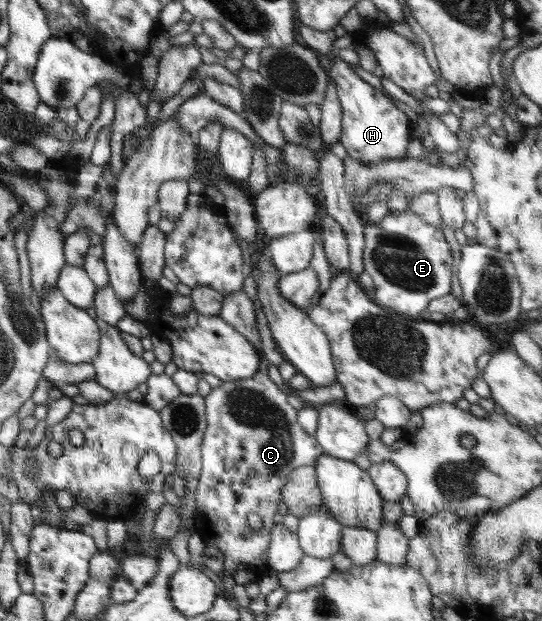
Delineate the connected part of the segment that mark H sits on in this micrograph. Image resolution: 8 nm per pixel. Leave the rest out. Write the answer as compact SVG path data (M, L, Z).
M338 56L331 57L331 67L327 71L331 83L336 86L342 115L340 142L348 155L356 161L378 163L388 159L404 159L406 149L412 139L412 122L379 90L360 78L352 66Z

